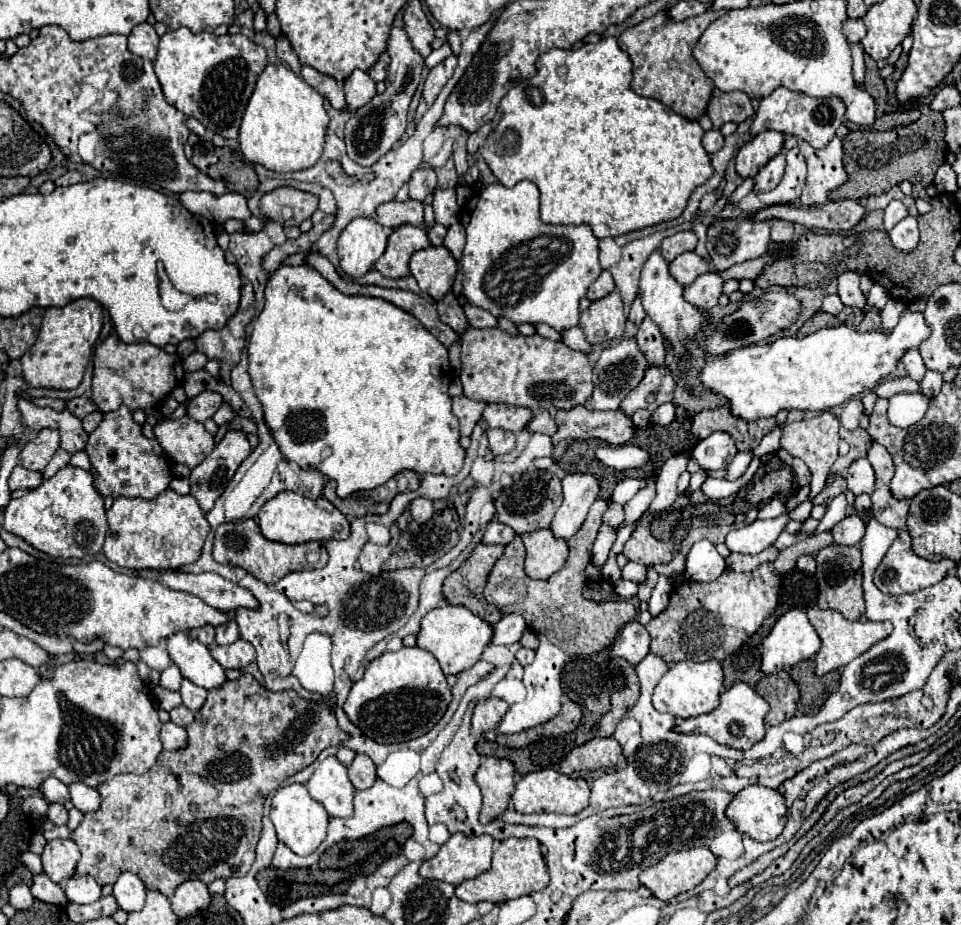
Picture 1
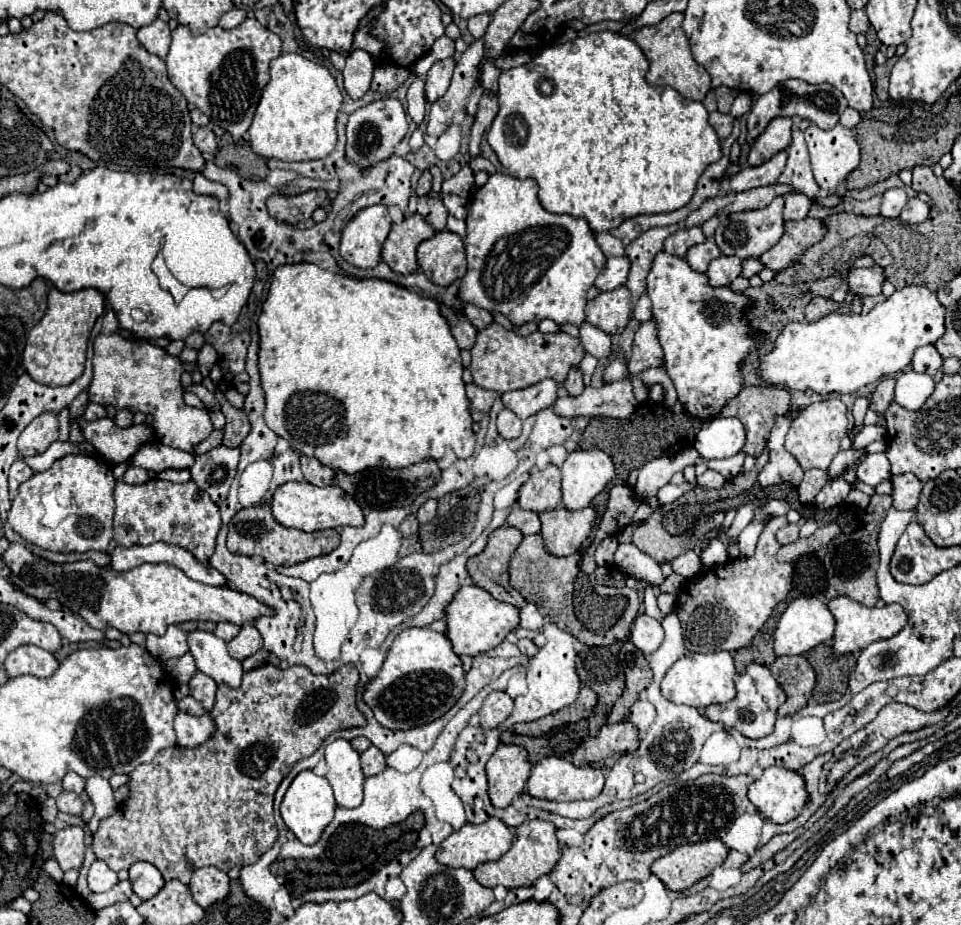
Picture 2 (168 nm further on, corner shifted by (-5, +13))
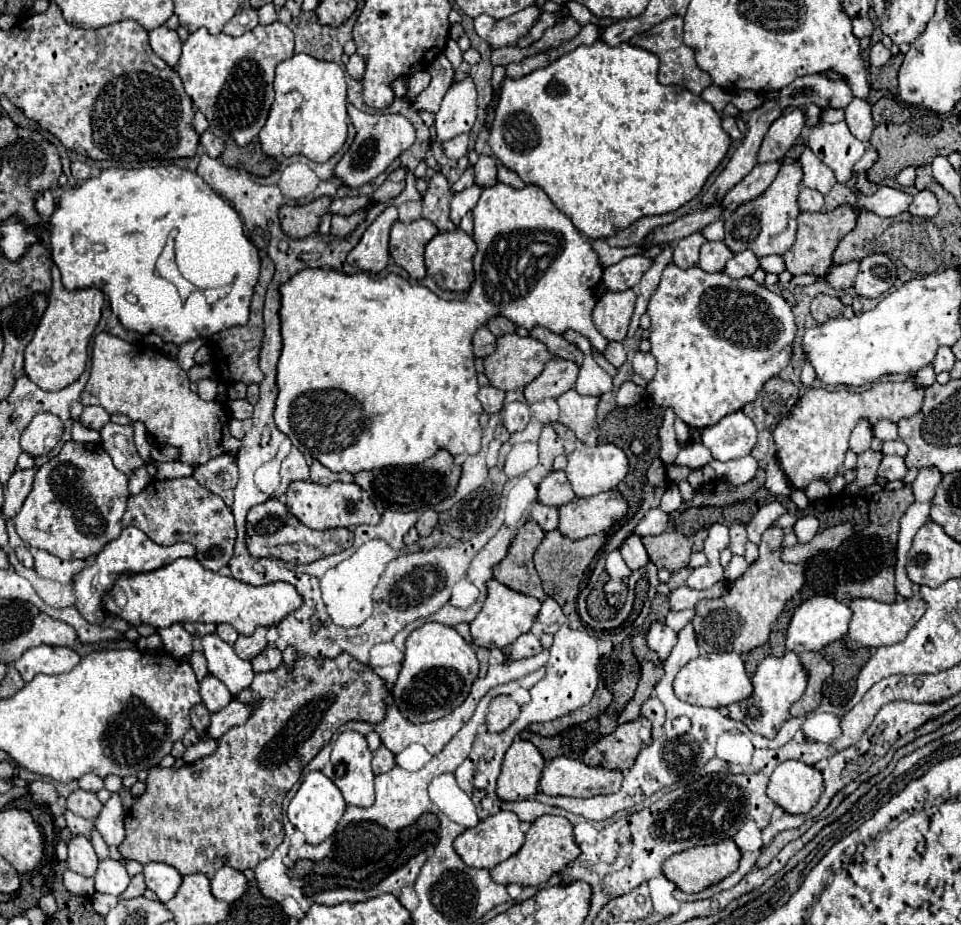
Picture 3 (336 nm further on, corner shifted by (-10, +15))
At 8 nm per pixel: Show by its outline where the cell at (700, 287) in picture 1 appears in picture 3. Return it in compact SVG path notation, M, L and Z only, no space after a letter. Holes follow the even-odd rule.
M741 251L741 253L735 253L727 261L723 273L733 277L733 279L739 279L739 277L745 277L745 275L753 275L757 269L759 269L757 257L753 253L749 253L749 251Z

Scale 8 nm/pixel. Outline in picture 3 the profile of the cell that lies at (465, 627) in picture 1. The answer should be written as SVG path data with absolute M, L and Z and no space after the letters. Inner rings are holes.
M495 579L487 581L487 599L477 613L477 617L469 623L473 645L475 647L487 647L487 649L505 649L509 647L519 635L527 633L537 619L537 613L541 609L541 603L535 597L525 597Z

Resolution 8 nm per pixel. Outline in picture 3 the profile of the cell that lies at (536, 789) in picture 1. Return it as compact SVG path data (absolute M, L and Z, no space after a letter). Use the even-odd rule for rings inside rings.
M555 757L541 773L539 789L545 795L595 797L609 795L621 787L621 771L605 767L589 767L577 759Z

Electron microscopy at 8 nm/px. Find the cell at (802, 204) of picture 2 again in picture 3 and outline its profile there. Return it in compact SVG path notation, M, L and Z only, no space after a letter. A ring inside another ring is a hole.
M801 189L799 197L797 197L797 203L799 203L799 209L801 211L821 211L823 207L823 195L817 193L815 189Z

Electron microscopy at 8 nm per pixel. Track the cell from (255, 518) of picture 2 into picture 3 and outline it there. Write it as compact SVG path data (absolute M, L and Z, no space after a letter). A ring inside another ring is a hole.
M269 499L261 505L255 505L247 513L247 551L251 557L277 557L287 563L311 563L321 557L339 553L343 549L349 549L353 545L353 533L345 527L337 529L325 529L325 531L313 531L305 527L299 519L295 519L285 503L279 499Z

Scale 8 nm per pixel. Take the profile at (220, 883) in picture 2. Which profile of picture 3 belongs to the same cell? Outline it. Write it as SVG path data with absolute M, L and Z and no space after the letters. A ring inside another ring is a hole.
M227 865L217 869L215 875L211 877L213 897L219 901L225 901L225 903L233 903L235 899L239 899L245 893L245 887L247 887L245 875Z

